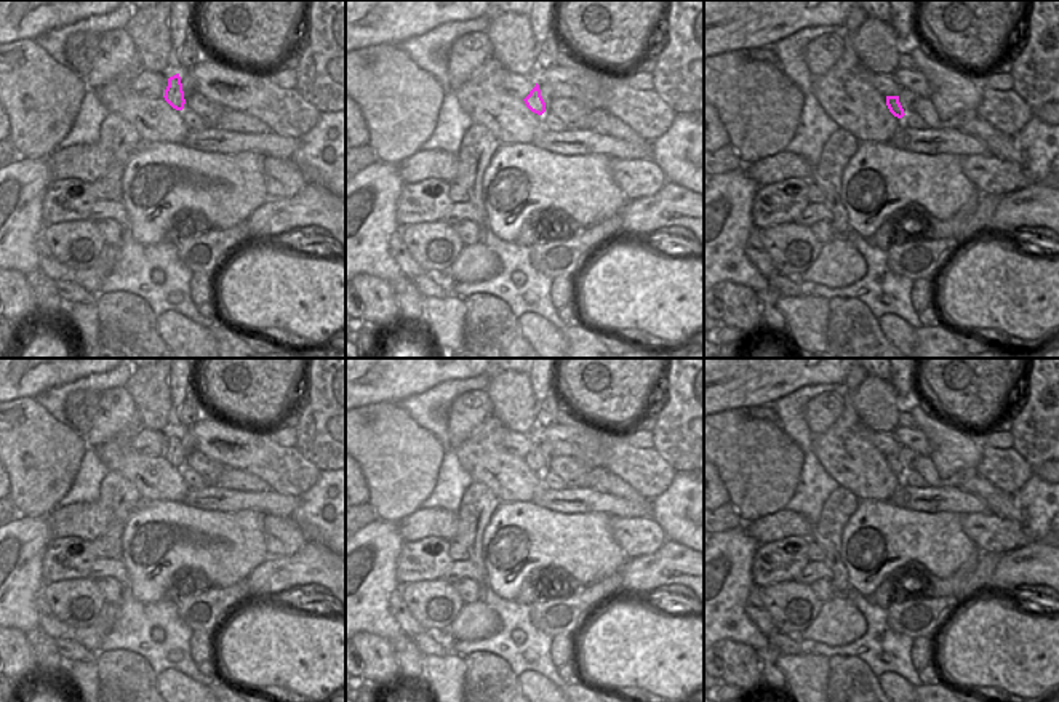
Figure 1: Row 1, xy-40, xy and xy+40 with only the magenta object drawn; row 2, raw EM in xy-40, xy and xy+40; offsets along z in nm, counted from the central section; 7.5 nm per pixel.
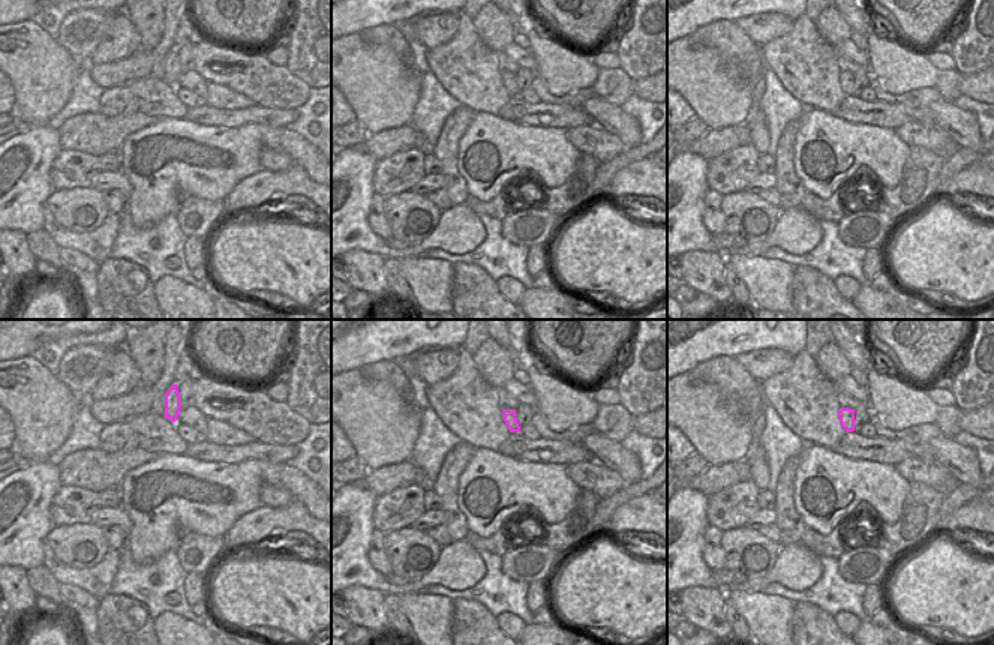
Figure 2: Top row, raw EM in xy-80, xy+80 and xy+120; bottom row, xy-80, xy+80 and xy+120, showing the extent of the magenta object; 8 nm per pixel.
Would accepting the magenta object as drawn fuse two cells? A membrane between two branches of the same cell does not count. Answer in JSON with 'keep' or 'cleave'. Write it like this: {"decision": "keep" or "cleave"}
{"decision": "keep"}

